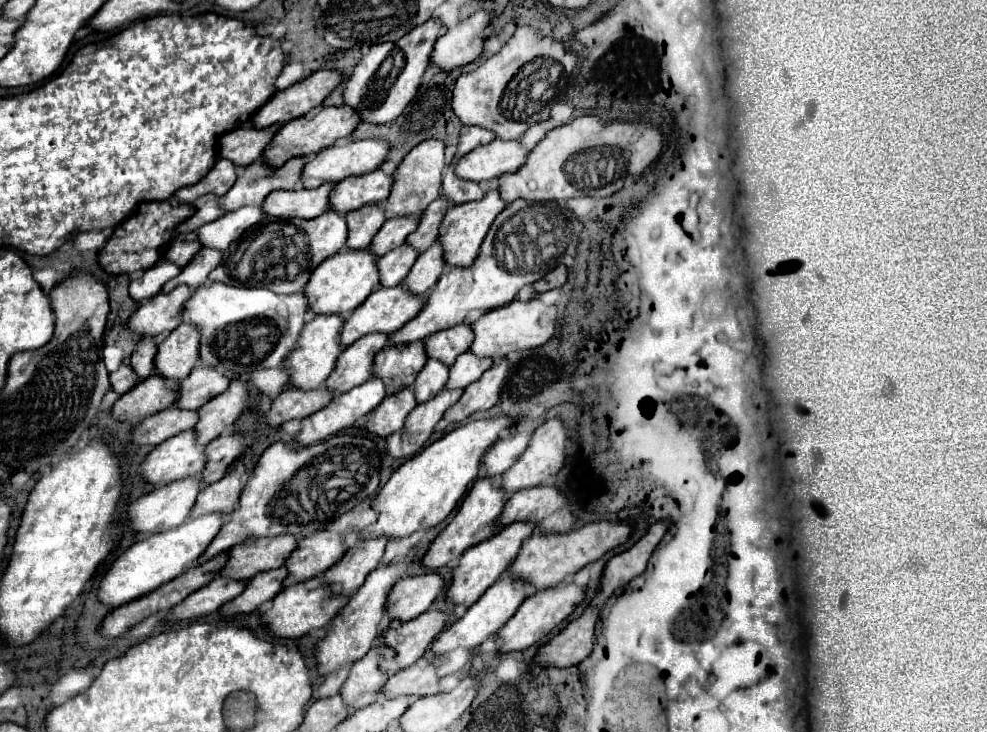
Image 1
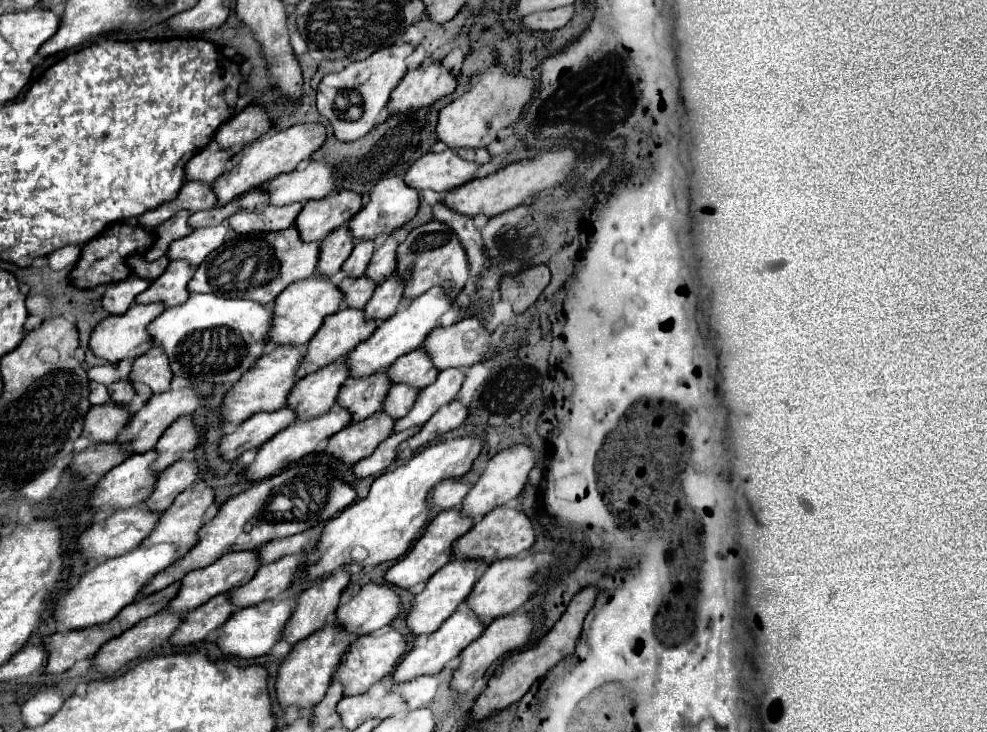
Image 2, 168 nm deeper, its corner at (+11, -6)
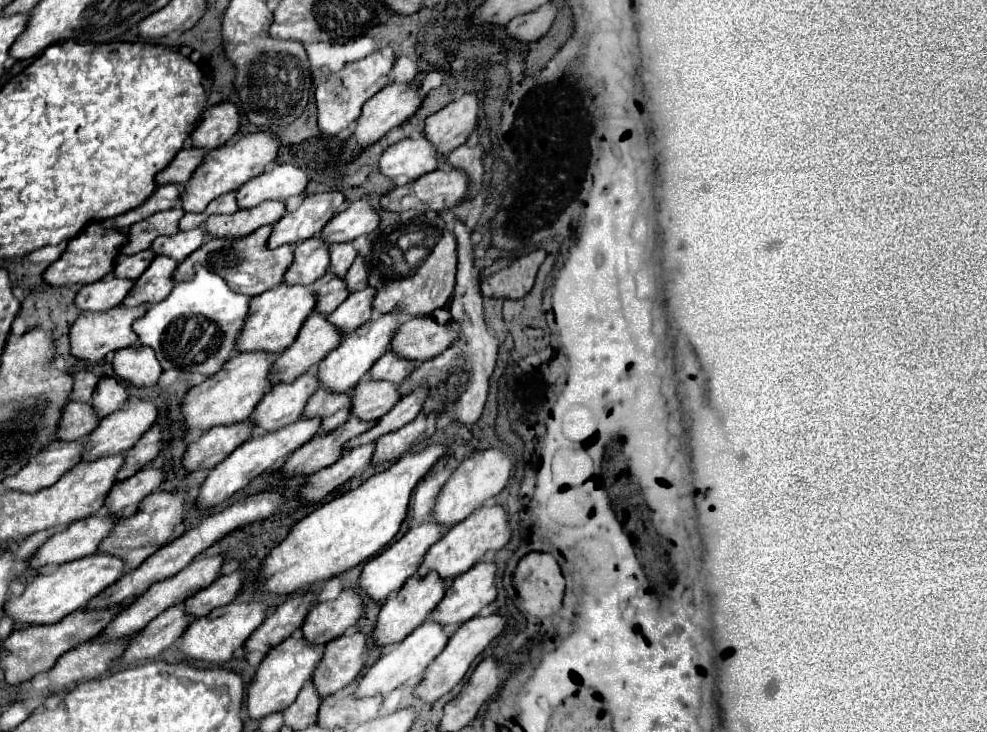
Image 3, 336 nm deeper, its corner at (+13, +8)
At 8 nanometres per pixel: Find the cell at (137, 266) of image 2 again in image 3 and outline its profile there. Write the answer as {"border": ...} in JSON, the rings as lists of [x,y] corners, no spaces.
{"border":[[[150,249],[138,253],[138,255],[118,255],[116,265],[114,265],[114,275],[130,277],[130,281],[136,281],[146,271],[146,267],[150,265],[152,259],[154,259],[154,253]]]}

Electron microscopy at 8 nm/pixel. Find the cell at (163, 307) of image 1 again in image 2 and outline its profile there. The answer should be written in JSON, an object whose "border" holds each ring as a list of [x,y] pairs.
{"border":[[[152,303],[152,305],[132,305],[124,315],[110,315],[106,317],[100,325],[96,325],[96,329],[92,331],[90,337],[90,349],[108,361],[122,361],[126,357],[138,357],[142,353],[146,353],[154,339],[148,335],[148,325],[166,309],[164,303]]]}

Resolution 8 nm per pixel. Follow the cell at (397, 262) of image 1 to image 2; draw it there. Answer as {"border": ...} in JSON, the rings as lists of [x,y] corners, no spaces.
{"border":[[[366,275],[362,277],[346,277],[340,283],[340,289],[344,291],[344,301],[348,307],[364,307],[368,303],[368,299],[372,299],[374,291],[376,291],[376,281],[368,279]]]}

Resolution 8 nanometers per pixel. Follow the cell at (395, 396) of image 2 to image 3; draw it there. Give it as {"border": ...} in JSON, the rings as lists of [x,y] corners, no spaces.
{"border":[[[360,379],[354,387],[354,405],[350,405],[350,415],[362,421],[376,421],[390,407],[398,403],[398,385],[388,381]]]}

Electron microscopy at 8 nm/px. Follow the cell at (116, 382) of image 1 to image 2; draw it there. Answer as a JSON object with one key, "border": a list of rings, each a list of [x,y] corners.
{"border":[[[92,381],[90,383],[90,403],[92,405],[102,405],[102,403],[108,403],[108,401],[110,401],[110,395],[106,391],[106,385]]]}

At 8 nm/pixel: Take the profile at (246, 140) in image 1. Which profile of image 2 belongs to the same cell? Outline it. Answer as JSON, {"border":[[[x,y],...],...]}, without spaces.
{"border":[[[206,147],[186,165],[186,179],[214,183],[224,171],[228,171],[228,163],[232,155],[234,153],[230,149],[216,151],[216,147]]]}

